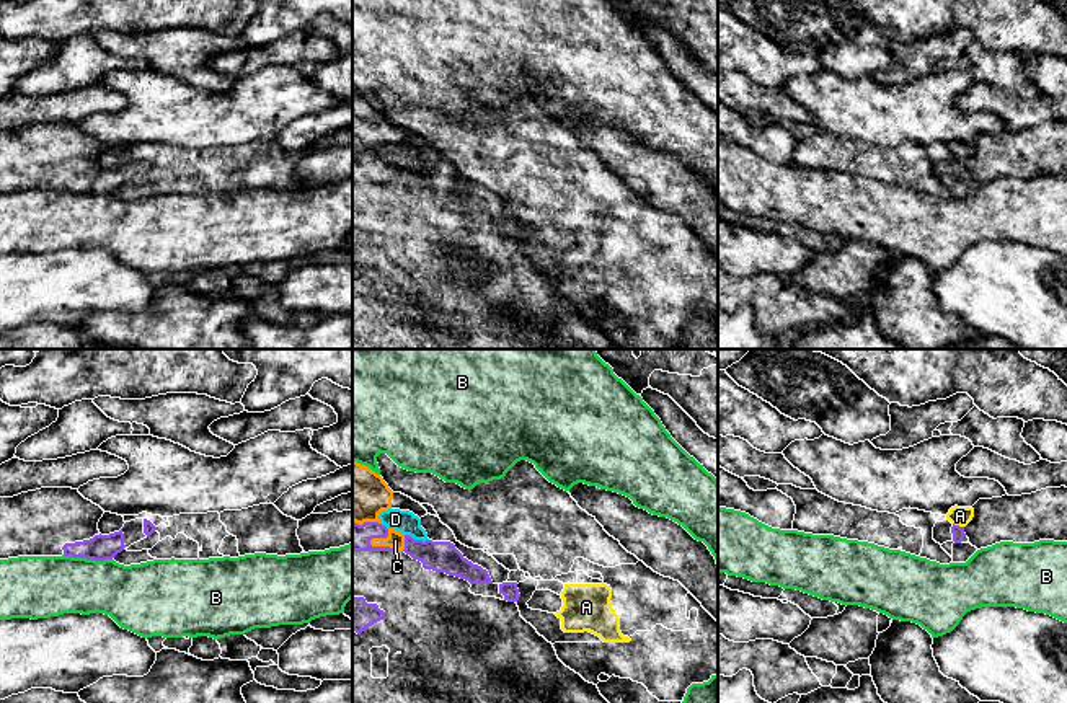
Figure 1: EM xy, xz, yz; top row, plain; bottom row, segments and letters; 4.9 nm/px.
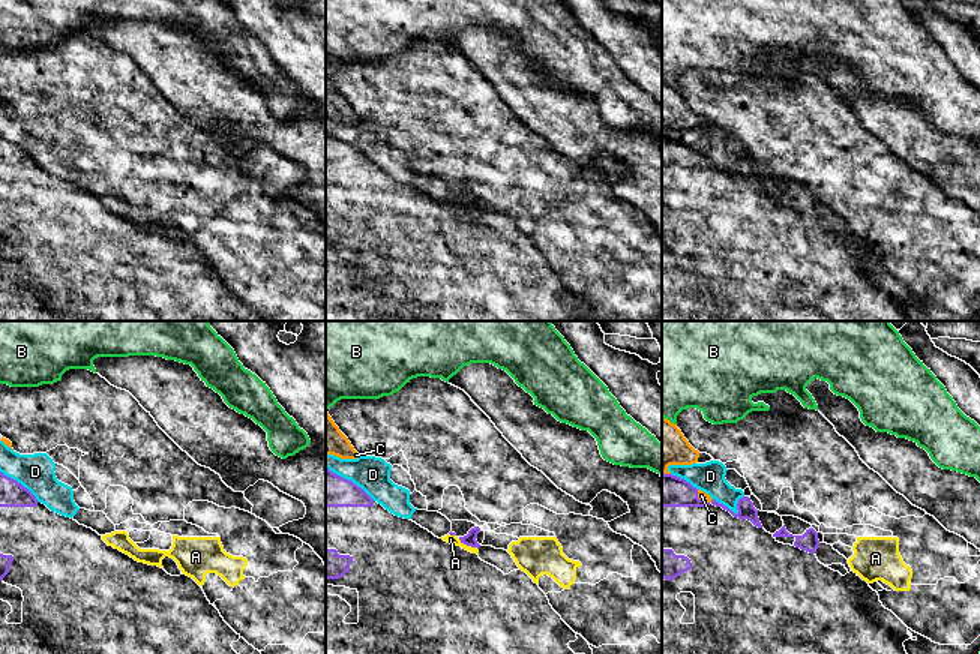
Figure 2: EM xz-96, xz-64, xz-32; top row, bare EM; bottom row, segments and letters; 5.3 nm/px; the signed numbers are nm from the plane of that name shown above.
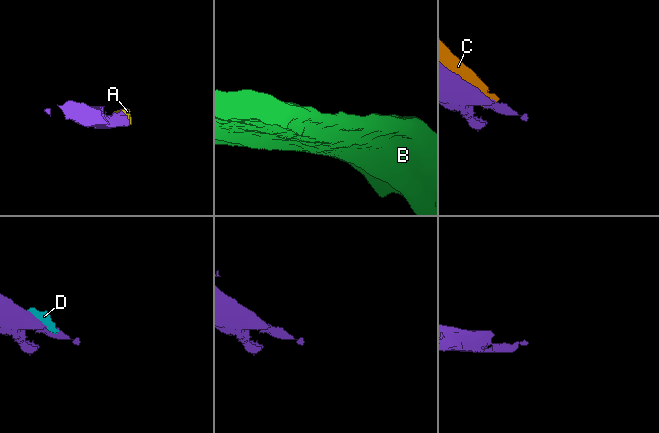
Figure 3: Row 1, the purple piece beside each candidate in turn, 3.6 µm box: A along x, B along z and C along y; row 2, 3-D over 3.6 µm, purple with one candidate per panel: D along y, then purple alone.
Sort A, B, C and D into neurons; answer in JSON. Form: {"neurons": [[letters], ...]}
{"neurons": [["A", "D"], ["B"], ["C"]]}

